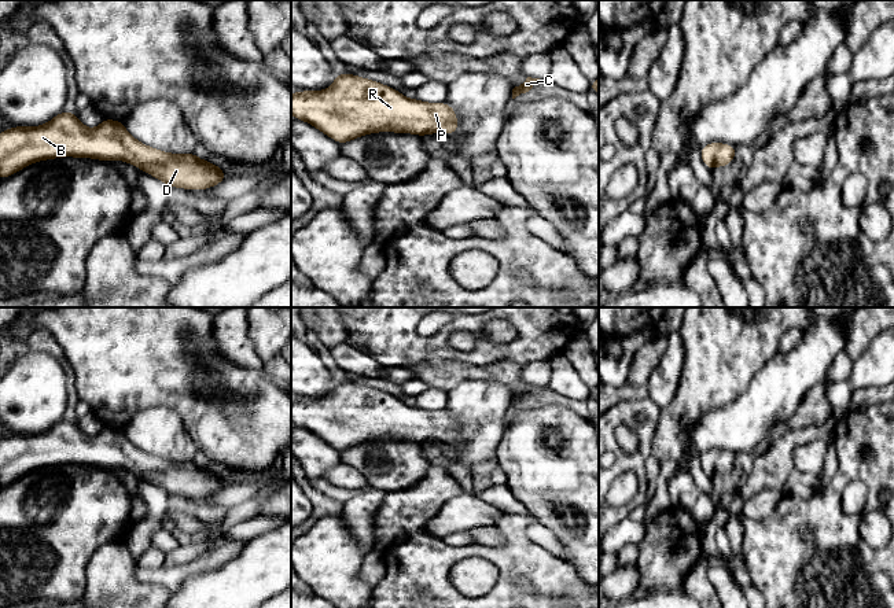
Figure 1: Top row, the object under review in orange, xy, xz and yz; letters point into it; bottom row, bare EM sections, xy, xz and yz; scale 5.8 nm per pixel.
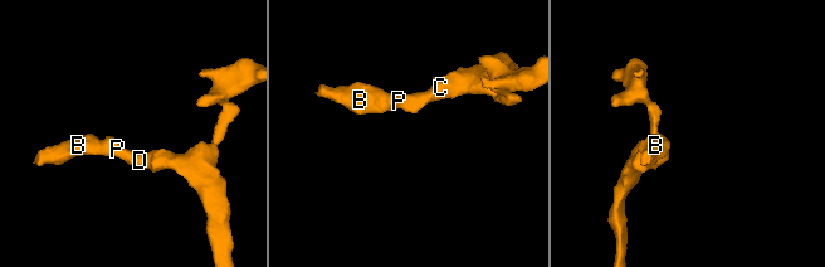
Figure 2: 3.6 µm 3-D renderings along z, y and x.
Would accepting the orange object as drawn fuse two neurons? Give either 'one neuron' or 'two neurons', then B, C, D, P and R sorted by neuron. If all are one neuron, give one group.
one neuron; groups B C D P R

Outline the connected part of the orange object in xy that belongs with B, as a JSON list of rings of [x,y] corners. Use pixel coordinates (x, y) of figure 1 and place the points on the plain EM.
[[[63,419],[45,432],[36,435],[16,434],[0,441],[0,487],[33,469],[63,464],[95,465],[106,469],[125,468],[166,490],[170,495],[209,497],[225,486],[222,476],[199,467],[194,460],[169,461],[141,452],[128,441],[119,428],[103,427],[98,435],[89,436],[80,430],[76,421]]]

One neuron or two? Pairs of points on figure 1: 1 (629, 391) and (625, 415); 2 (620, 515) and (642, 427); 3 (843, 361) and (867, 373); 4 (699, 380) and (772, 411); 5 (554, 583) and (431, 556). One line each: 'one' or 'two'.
1: two
2: one
3: two
4: two
5: one

